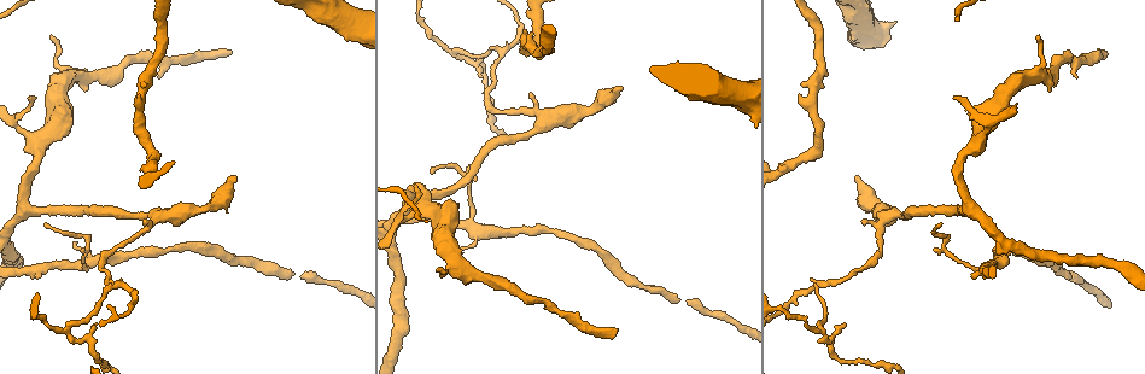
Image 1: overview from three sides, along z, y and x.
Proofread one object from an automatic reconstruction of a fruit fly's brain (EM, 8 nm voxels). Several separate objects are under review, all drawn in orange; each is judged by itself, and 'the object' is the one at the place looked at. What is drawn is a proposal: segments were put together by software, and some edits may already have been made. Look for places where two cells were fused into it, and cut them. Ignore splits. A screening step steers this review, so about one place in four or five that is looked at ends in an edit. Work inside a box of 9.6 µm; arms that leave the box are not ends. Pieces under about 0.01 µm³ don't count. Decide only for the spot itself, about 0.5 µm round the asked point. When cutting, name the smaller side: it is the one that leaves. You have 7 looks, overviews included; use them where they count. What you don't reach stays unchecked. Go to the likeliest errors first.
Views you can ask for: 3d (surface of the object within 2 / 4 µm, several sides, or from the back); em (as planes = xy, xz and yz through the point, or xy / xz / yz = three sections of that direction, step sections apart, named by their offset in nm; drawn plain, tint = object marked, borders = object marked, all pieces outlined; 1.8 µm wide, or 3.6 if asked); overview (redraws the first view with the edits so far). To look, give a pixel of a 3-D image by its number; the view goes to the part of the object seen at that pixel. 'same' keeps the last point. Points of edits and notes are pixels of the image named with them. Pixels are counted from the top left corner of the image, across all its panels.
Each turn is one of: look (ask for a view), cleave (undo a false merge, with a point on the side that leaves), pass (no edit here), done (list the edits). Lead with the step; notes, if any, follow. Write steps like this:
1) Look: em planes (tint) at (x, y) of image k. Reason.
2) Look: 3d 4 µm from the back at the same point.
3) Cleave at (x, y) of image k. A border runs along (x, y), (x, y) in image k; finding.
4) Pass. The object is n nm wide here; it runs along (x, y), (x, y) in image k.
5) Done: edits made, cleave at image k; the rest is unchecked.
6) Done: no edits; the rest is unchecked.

Look: 3d 2 µm at (155, 215) of image 1. Sudden change in width.

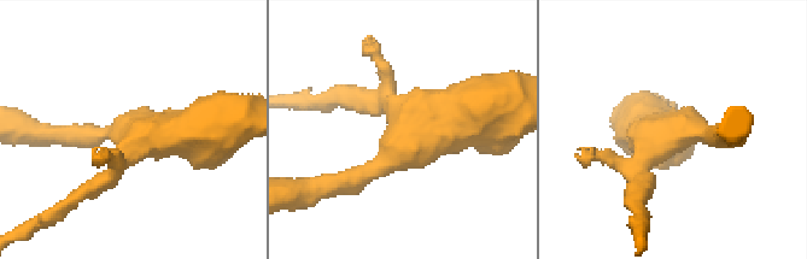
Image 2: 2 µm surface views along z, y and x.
Look: em xz step 8 (tint) at (675, 132) of image 2. Shape alone is not enough.

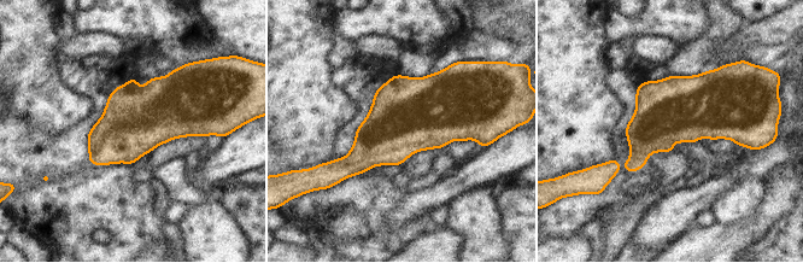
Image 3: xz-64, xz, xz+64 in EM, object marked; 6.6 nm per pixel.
Look: em planes (tint) at the same point.

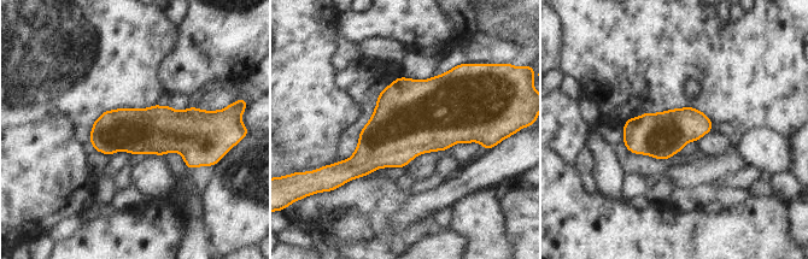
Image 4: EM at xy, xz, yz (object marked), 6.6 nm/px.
Pass. One cell here.

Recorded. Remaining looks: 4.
Look: em 3.6 µm planes (tint) at (1000, 259) of image 1. Three-way junction.

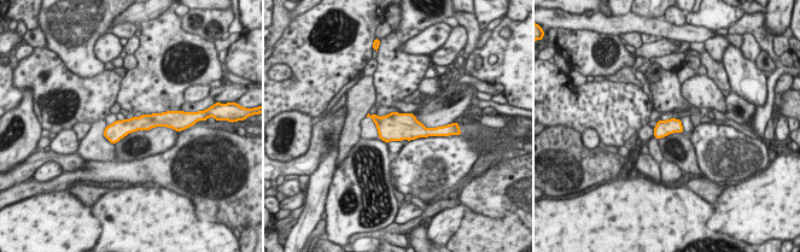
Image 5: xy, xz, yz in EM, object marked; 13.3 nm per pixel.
Pass. Continuous, no second cell.

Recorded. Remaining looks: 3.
Look: em yz step 8 (tint) at (115, 284) of image 1. Two arms in line, one across.

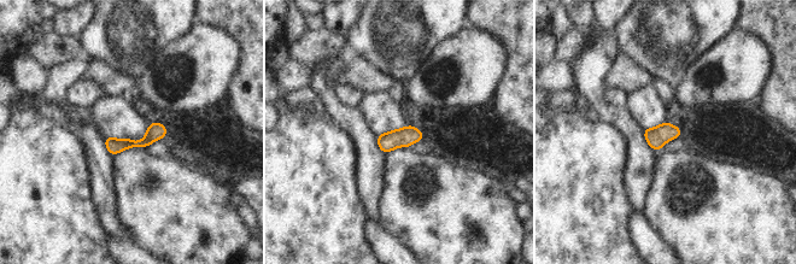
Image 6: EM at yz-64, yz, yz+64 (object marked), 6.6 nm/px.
Look: em planes (borders) at the same point.

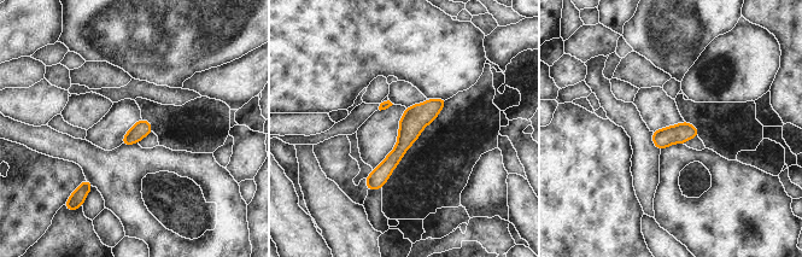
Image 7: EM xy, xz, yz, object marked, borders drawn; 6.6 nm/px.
Pass. One cell here.

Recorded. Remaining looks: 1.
Done: no edits; the rest is unchecked.

